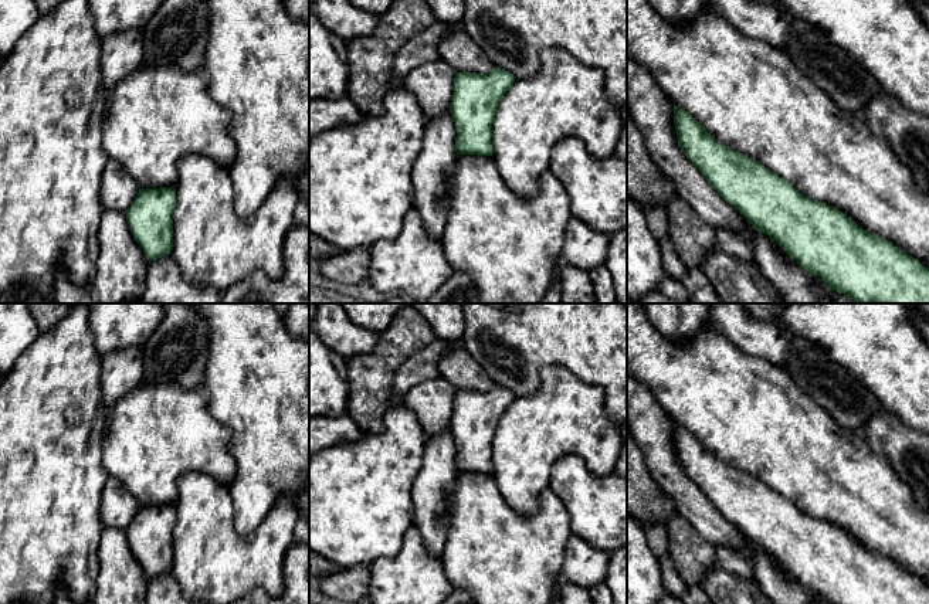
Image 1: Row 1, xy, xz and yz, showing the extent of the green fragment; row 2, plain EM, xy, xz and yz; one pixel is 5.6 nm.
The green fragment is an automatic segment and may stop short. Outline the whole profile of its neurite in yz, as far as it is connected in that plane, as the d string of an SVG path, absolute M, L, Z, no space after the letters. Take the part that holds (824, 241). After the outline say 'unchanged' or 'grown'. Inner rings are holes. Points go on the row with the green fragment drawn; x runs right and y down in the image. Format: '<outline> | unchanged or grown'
M675 104L674 126L681 150L721 197L828 288L857 303L929 303L929 268L918 259L891 241L868 233L842 211L801 194L760 162L718 142Z | unchanged

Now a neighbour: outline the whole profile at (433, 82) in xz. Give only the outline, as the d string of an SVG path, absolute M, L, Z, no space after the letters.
M443 60L431 61L416 67L400 85L417 98L428 121L450 111L455 72Z

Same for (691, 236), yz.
M682 197L667 206L668 237L686 268L699 267L709 248L716 245L716 230L705 223Z

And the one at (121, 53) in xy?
M143 27L113 33L101 40L101 71L106 92L140 67Z

